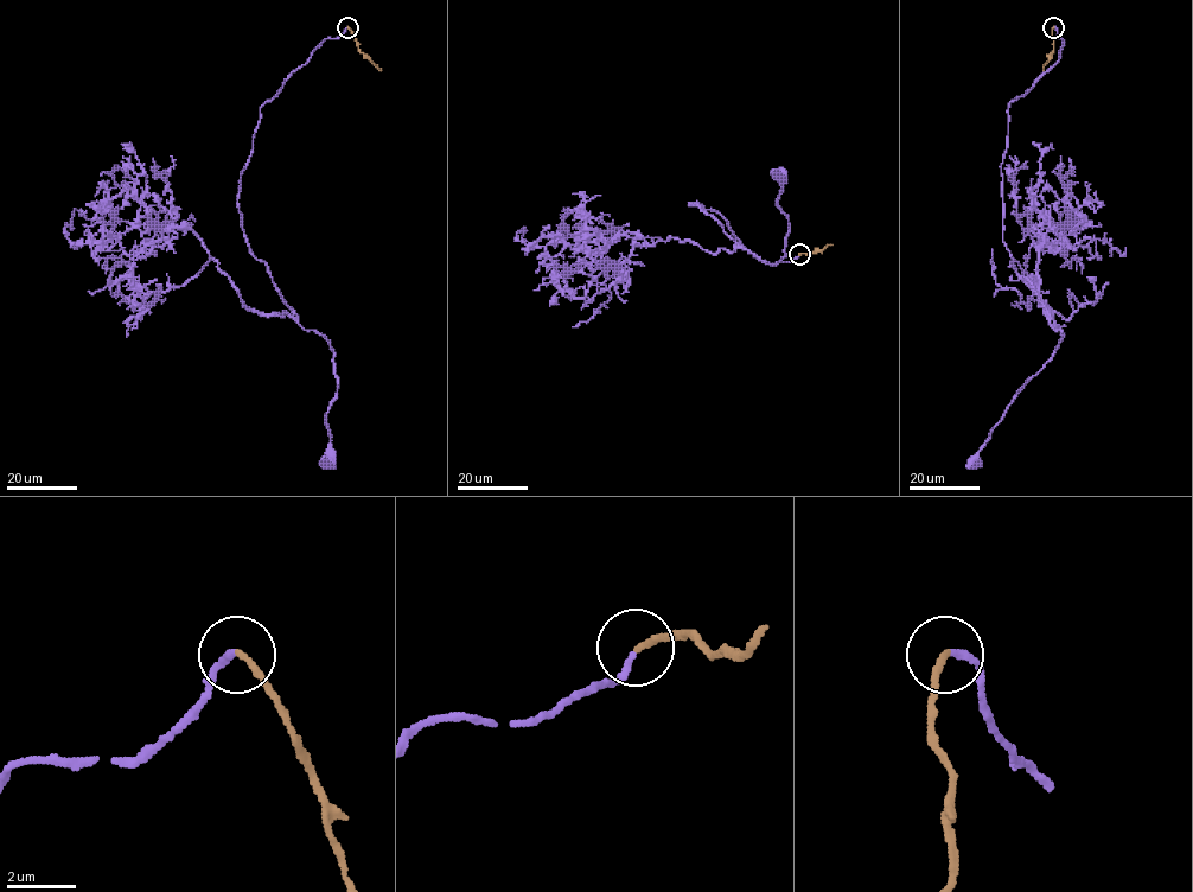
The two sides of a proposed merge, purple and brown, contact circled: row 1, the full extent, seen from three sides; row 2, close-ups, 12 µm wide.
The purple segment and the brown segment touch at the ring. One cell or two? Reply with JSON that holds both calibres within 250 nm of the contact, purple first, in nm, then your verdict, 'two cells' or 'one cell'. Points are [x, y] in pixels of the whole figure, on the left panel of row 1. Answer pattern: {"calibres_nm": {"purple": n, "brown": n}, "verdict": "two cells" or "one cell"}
{"calibres_nm": {"purple": 180, "brown": 180}, "verdict": "one cell"}

